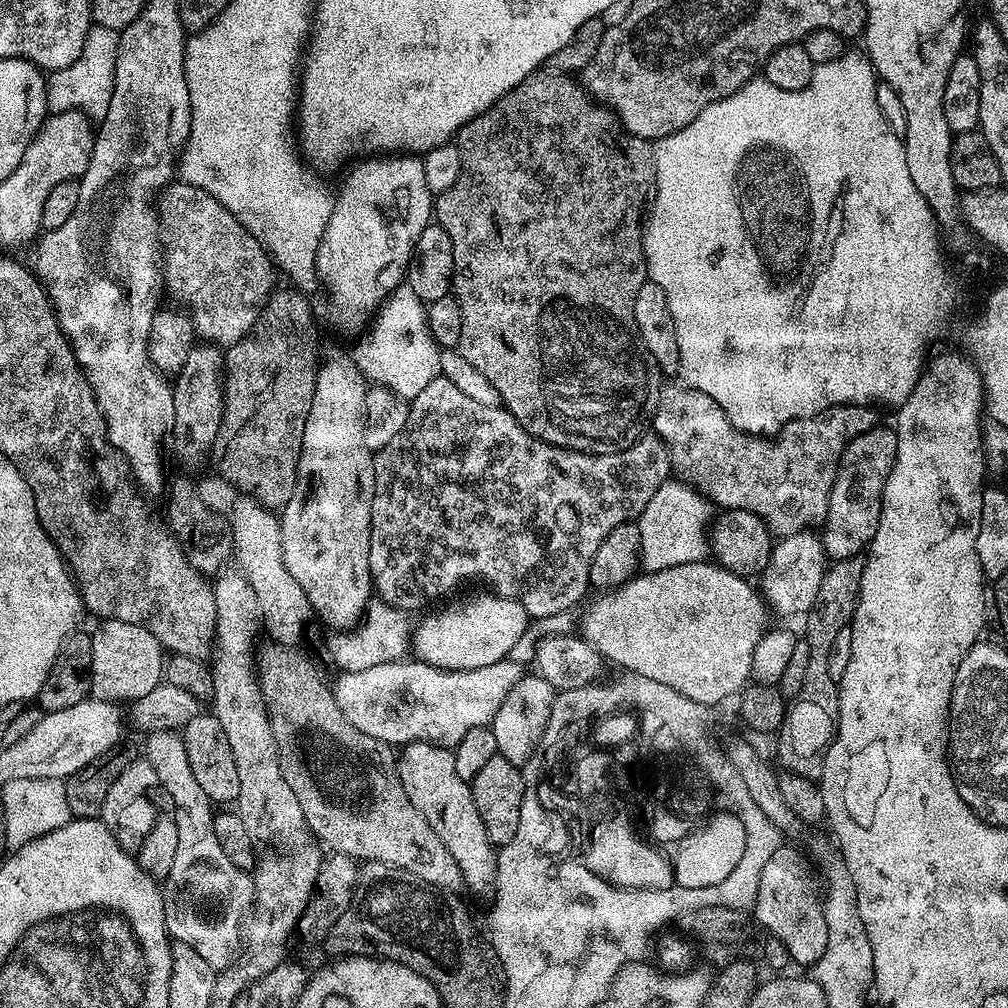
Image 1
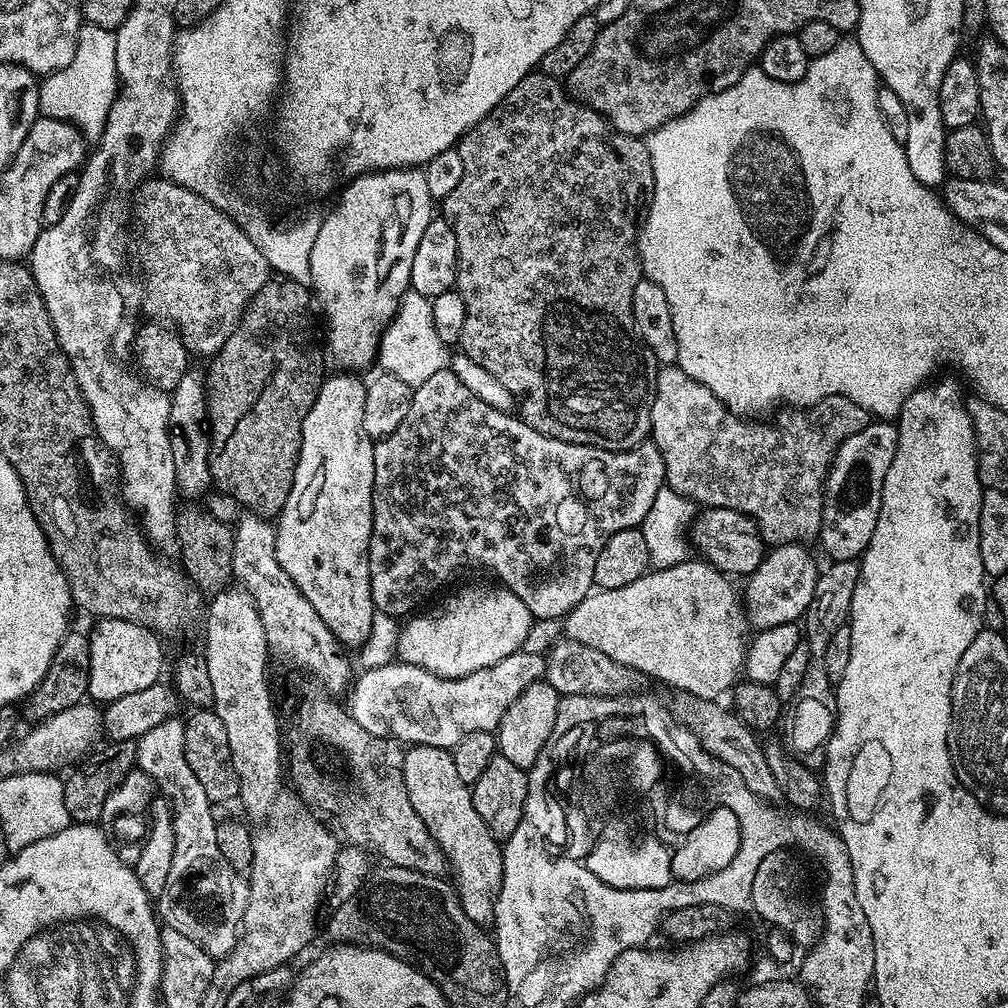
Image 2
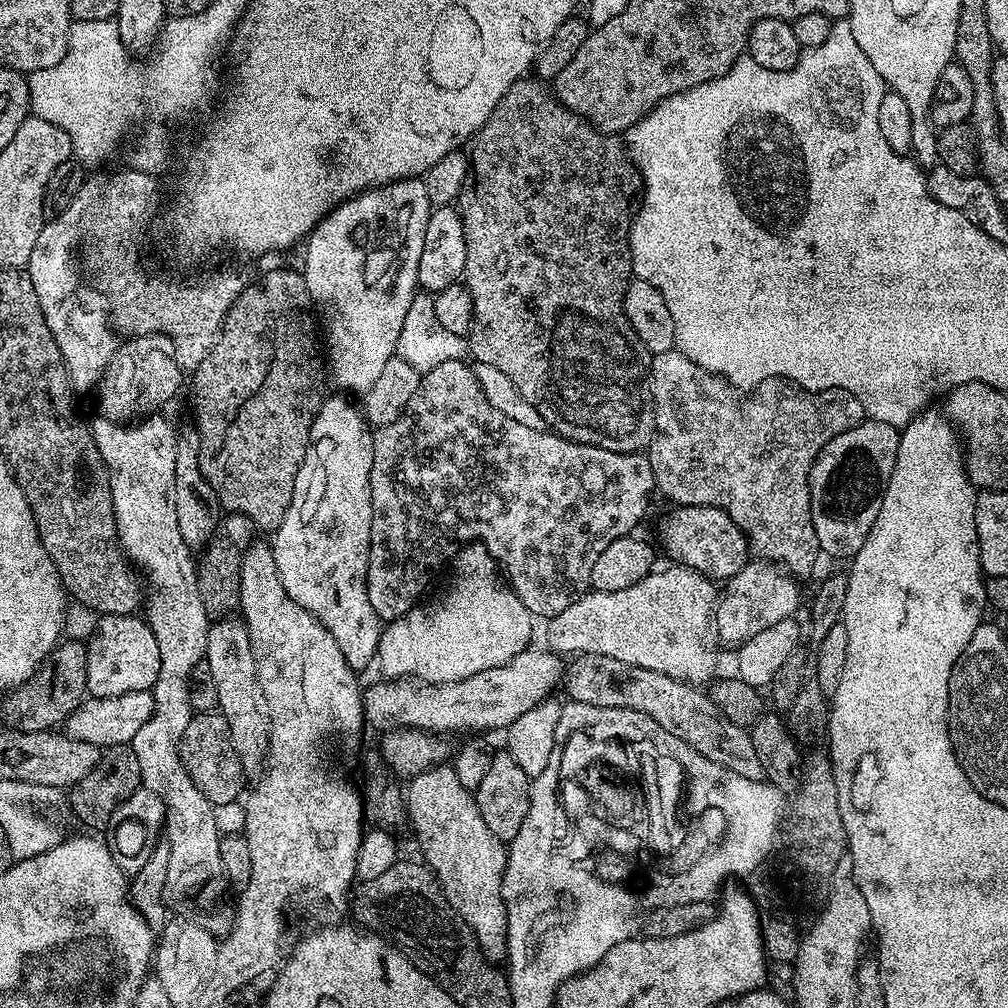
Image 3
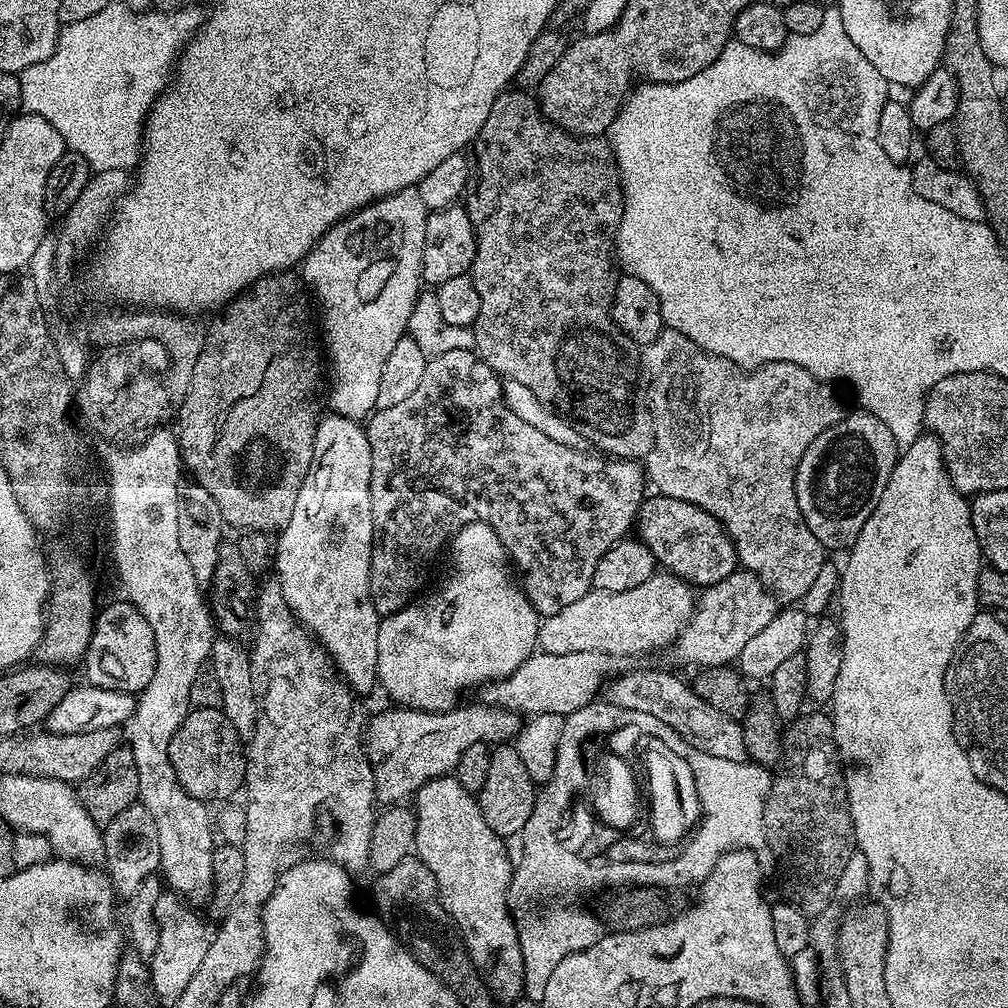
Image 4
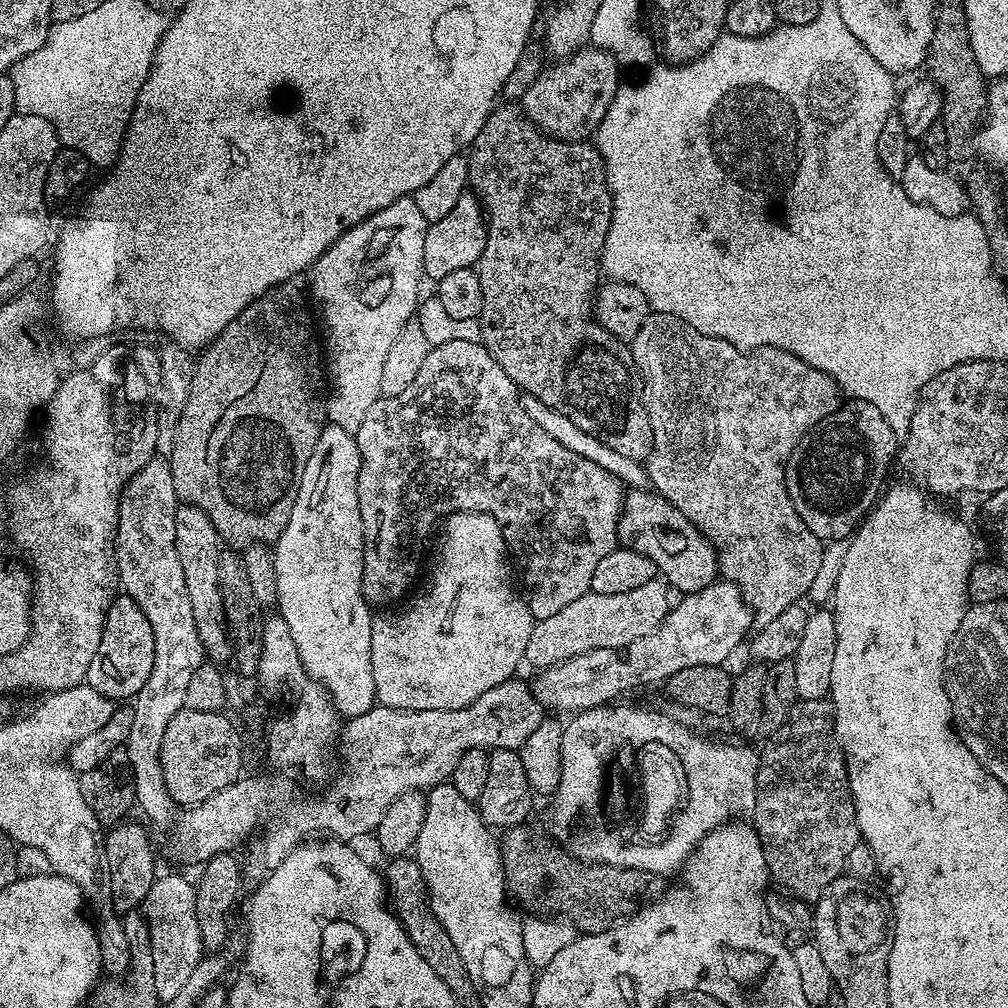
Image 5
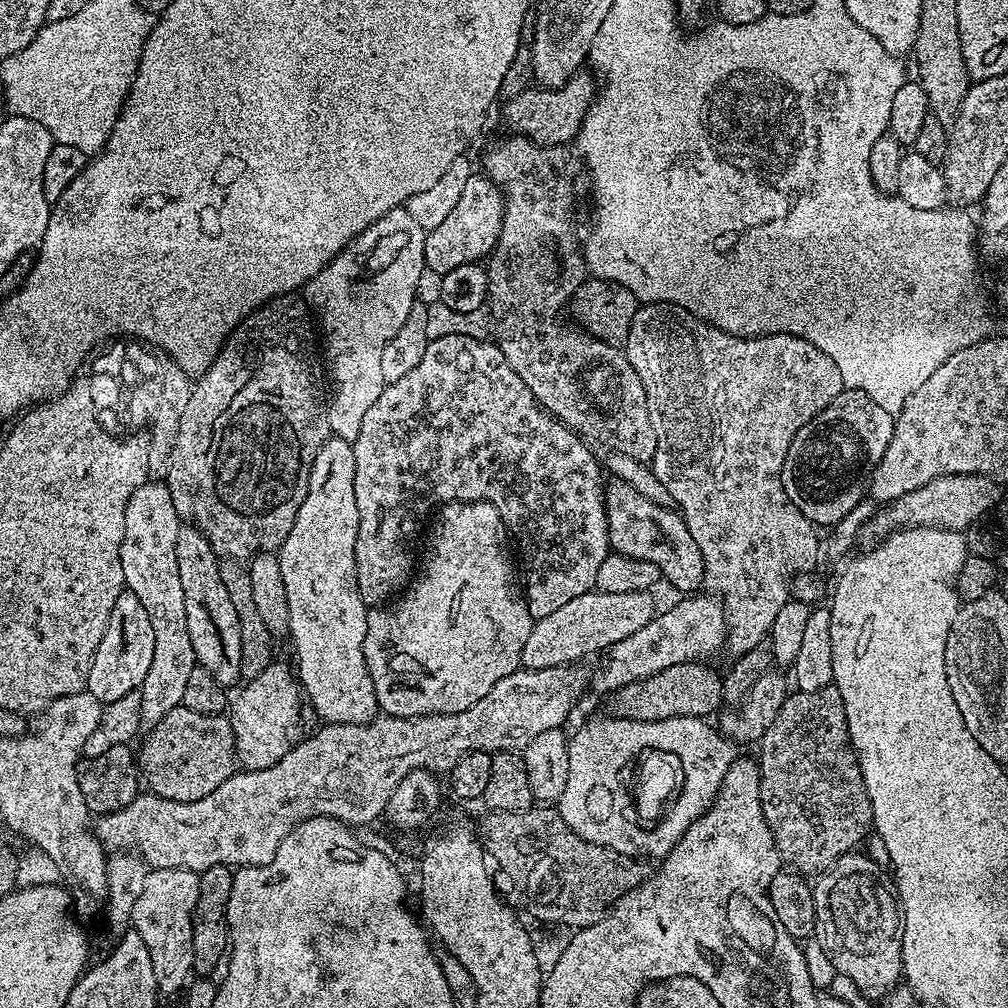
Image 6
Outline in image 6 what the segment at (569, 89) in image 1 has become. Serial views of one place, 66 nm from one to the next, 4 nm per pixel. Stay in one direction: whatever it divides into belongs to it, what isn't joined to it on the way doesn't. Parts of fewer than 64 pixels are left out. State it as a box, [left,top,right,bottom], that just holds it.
[483,134,658,462]

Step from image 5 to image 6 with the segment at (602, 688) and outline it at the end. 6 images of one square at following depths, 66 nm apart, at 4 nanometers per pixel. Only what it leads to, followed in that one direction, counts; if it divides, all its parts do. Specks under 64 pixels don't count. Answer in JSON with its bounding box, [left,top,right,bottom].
[594,595,729,694]

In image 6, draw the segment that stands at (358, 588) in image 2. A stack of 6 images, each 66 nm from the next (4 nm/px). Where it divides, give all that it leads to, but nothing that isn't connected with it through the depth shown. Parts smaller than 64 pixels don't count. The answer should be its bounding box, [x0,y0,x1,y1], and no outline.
[278,438,378,724]

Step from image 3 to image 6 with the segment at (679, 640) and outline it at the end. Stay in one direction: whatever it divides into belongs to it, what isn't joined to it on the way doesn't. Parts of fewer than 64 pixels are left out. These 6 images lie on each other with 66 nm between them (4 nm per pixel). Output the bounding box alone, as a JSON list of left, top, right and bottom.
[521,590,654,670]

